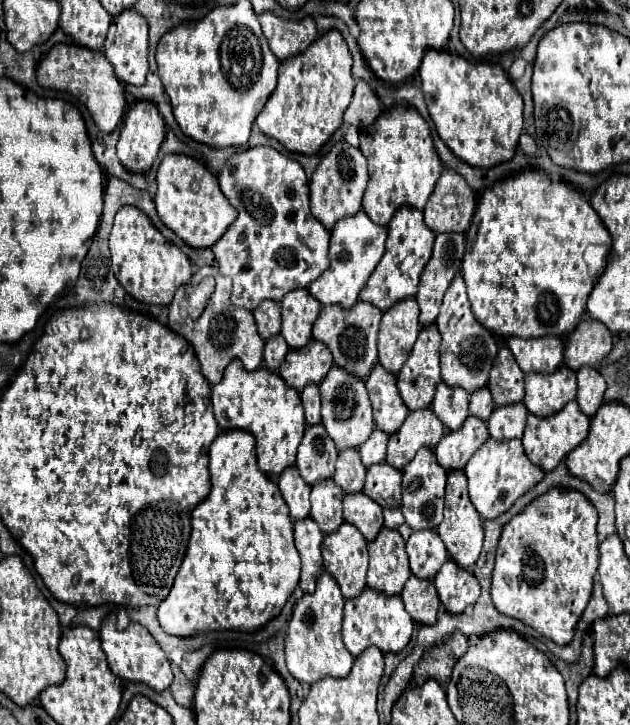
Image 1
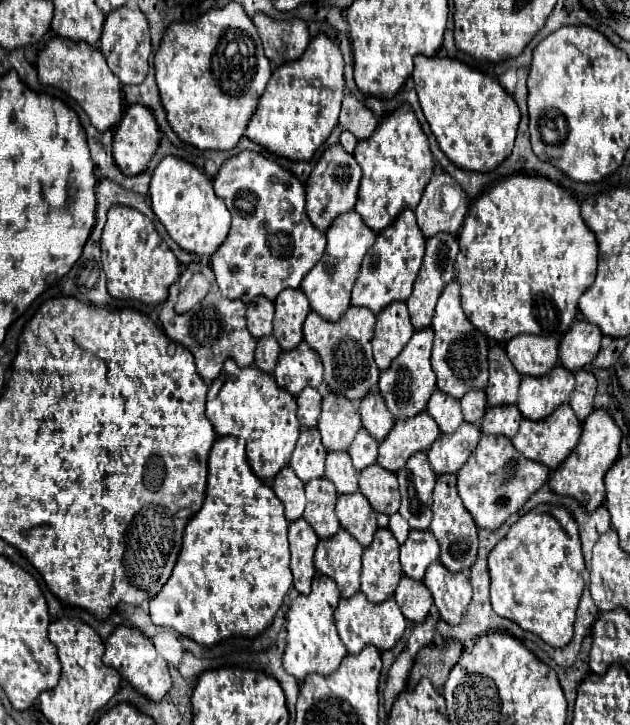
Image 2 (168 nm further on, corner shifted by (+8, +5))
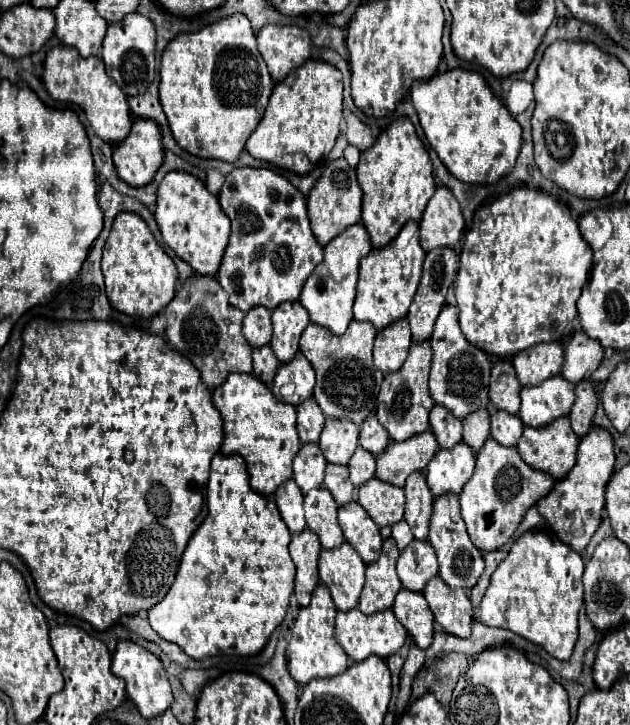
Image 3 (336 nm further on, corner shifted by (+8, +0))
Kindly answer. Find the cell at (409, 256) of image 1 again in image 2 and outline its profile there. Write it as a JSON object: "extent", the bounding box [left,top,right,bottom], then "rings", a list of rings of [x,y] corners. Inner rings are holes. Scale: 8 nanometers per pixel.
{"extent":[352,210,426,314],"rings":[[[404,210],[388,226],[388,230],[382,230],[378,234],[372,250],[368,250],[368,254],[364,256],[360,274],[352,290],[352,306],[364,306],[374,314],[380,314],[380,310],[384,310],[384,306],[388,306],[390,302],[406,302],[424,258],[424,244],[426,240],[416,224],[414,212]]]}

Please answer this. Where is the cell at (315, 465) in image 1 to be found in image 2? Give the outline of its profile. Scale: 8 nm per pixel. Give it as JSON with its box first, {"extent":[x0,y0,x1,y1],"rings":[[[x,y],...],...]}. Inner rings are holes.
{"extent":[290,428,326,484],"rings":[[[318,428],[302,430],[300,438],[296,442],[292,460],[290,460],[290,466],[294,468],[296,476],[304,484],[314,478],[322,478],[324,476],[324,458],[326,458],[326,448],[320,440]]]}

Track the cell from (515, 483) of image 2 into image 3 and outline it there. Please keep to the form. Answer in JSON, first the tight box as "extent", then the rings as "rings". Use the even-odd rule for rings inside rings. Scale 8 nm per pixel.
{"extent":[460,437,554,551],"rings":[[[492,437],[486,439],[484,447],[476,453],[474,475],[460,493],[462,519],[474,545],[480,551],[494,551],[496,547],[502,547],[514,535],[524,513],[538,503],[538,499],[542,499],[552,485],[554,477],[524,463],[516,447],[504,447]]]}

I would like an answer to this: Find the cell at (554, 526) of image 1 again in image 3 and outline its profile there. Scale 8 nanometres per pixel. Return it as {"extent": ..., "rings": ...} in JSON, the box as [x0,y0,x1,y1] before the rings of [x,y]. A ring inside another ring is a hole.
{"extent":[478,531,584,661],"rings":[[[526,531],[514,541],[506,559],[492,573],[490,587],[480,603],[478,619],[492,627],[510,629],[516,635],[536,645],[542,645],[556,659],[562,659],[562,661],[570,659],[576,645],[576,637],[578,637],[578,611],[582,607],[582,597],[584,597],[582,573],[584,573],[584,561],[580,553],[564,545],[554,533]]]}

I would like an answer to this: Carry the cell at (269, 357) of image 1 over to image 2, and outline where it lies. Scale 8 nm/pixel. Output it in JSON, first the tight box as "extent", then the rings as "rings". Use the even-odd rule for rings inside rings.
{"extent":[254,336,280,374],"rings":[[[264,336],[264,338],[258,340],[254,364],[256,364],[260,370],[264,370],[266,374],[272,374],[278,356],[280,356],[280,346],[278,346],[278,342],[276,342],[274,336]]]}

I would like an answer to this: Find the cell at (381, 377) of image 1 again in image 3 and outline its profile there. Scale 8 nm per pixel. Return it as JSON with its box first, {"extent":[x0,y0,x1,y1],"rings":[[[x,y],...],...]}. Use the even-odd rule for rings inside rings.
{"extent":[360,413,390,455],"rings":[[[376,413],[368,415],[368,419],[364,419],[360,427],[360,445],[372,455],[380,455],[388,447],[388,443],[390,443],[388,431],[384,431]]]}

